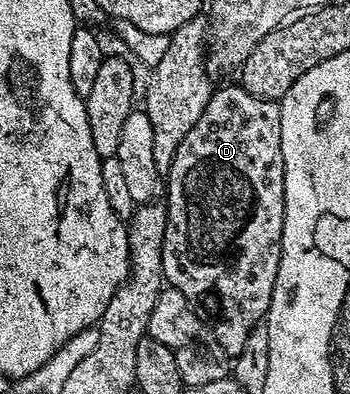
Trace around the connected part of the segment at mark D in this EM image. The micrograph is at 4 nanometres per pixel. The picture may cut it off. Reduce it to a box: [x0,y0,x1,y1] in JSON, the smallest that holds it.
[162,84,284,356]

